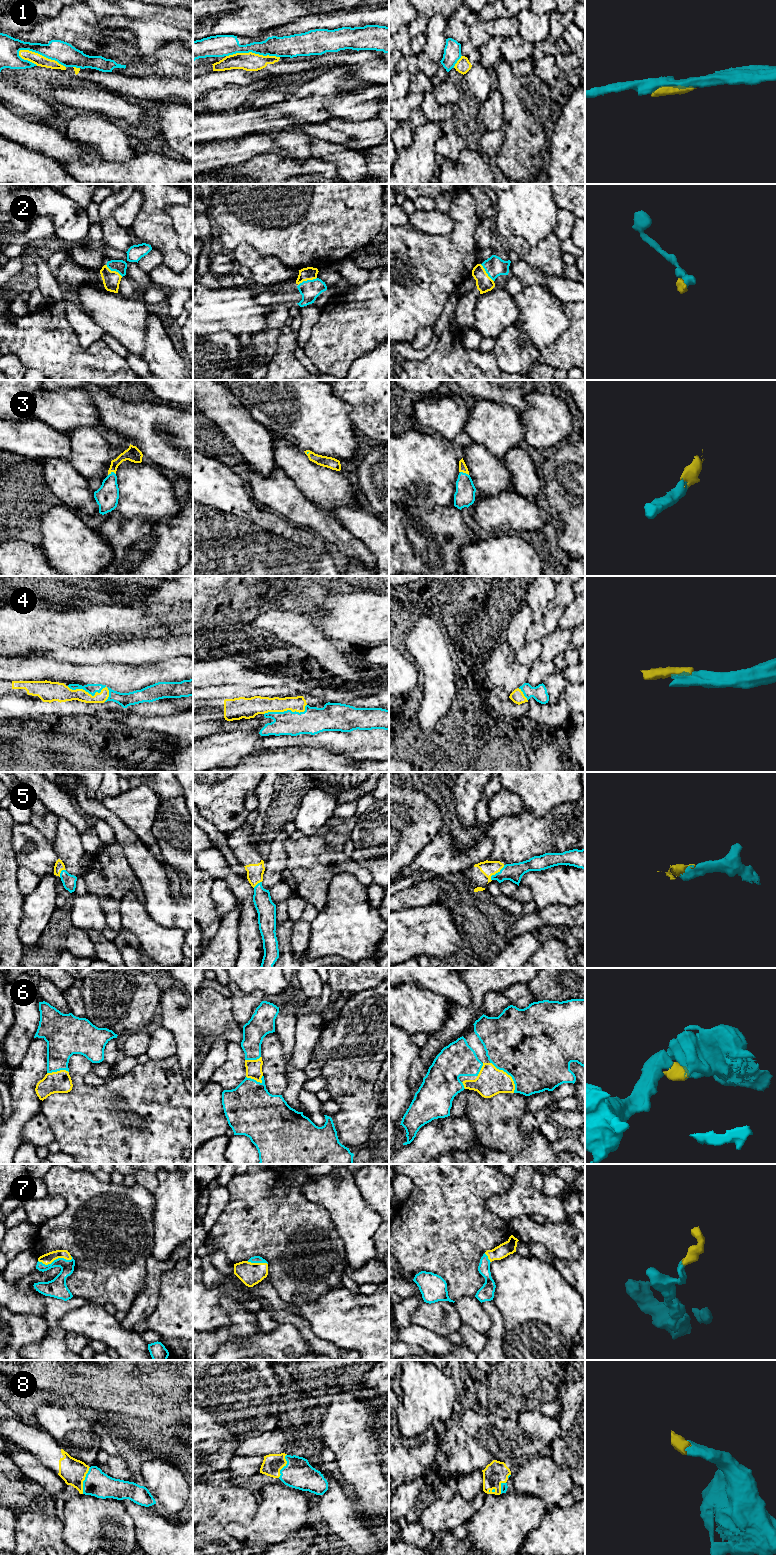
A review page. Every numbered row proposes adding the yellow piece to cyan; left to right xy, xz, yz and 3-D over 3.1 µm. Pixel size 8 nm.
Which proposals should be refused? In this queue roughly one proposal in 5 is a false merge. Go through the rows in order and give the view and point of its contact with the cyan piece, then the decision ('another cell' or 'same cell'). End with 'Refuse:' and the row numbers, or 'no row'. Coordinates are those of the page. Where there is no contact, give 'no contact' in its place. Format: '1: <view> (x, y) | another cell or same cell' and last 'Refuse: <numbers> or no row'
1: xy (42, 55) | another cell
2: xz (307, 280) | same cell
3: xy (111, 472) | same cell
4: xy (91, 694) | same cell
5: yz (496, 873) | same cell
6: yz (508, 1074) | same cell
7: xy (56, 1259) | same cell
8: xy (84, 1480) | same cell
Refuse: 1

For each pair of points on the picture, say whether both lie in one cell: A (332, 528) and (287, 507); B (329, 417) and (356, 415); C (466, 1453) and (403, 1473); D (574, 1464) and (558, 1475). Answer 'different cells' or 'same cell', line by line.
A: same cell
B: different cells
C: different cells
D: different cells

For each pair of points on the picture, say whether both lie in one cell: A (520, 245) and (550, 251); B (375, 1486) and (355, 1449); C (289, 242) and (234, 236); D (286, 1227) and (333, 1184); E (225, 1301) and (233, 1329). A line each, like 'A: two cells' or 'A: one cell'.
A: one cell
B: one cell
C: one cell
D: two cells
E: one cell

